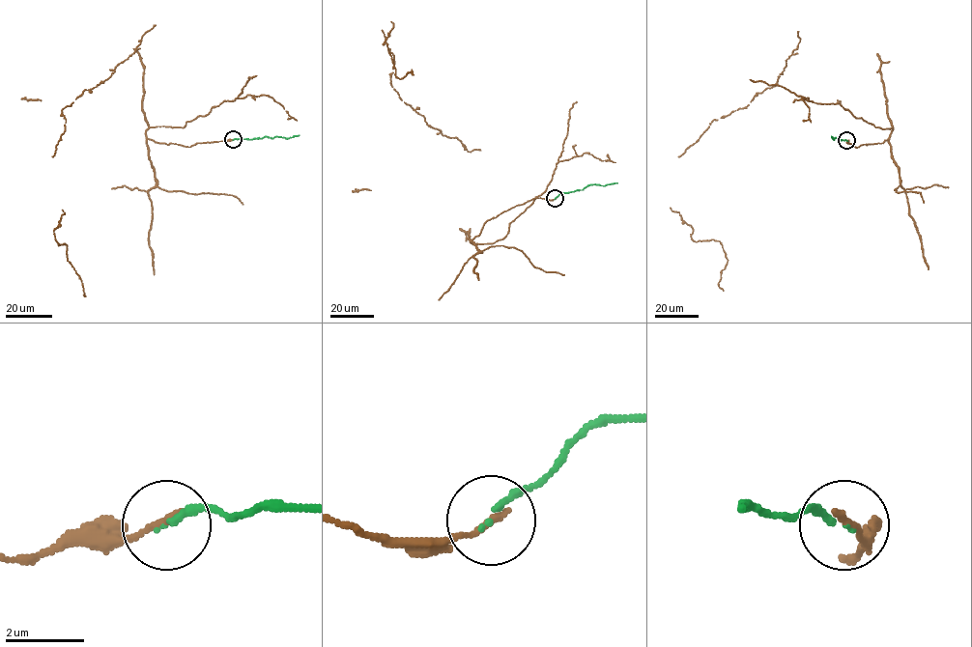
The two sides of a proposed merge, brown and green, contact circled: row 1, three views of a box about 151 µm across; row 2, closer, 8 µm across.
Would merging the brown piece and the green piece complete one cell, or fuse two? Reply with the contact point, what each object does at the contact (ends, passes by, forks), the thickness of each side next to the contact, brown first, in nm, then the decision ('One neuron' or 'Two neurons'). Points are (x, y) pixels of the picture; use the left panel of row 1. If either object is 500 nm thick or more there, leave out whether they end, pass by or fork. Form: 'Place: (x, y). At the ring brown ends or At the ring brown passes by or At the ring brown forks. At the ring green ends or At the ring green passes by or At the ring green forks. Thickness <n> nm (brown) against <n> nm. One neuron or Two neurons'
Place: (233, 139). At the ring brown ends. At the ring green ends. Thickness 190 nm (brown) against 140 nm. One neuron

